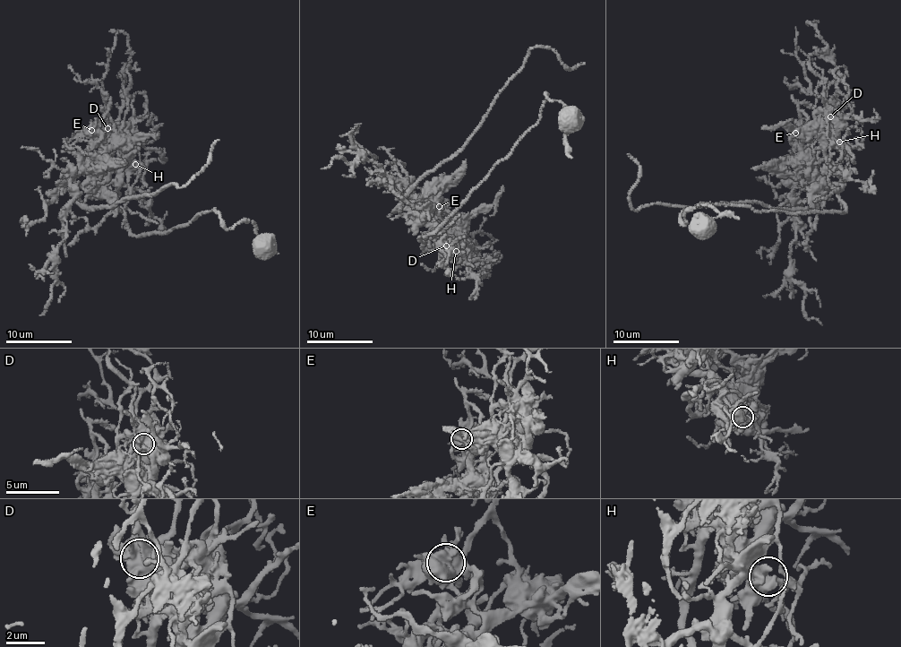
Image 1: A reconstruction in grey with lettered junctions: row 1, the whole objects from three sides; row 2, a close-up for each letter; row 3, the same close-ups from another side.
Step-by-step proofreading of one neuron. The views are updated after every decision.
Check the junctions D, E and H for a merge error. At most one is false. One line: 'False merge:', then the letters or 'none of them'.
False merge: E

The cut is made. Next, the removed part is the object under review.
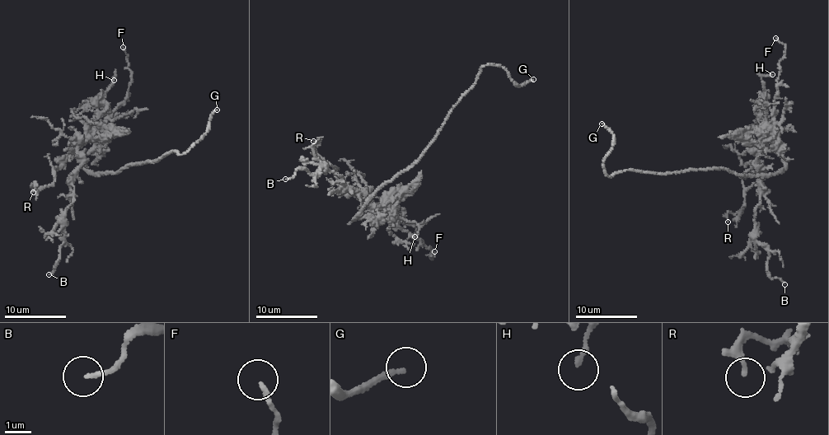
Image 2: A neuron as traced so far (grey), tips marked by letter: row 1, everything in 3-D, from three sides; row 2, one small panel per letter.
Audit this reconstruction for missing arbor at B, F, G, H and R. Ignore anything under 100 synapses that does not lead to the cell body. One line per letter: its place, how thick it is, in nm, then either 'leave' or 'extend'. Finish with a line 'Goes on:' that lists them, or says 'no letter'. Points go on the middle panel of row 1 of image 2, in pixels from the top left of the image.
B: place (285, 179); calibre 150 nm; leave
F: place (434, 251); calibre 150 nm; leave
G: place (533, 79); calibre 200 nm; extend
H: place (414, 236); calibre 190 nm; leave
R: place (313, 141); calibre 220 nm; leave
Goes on: G

